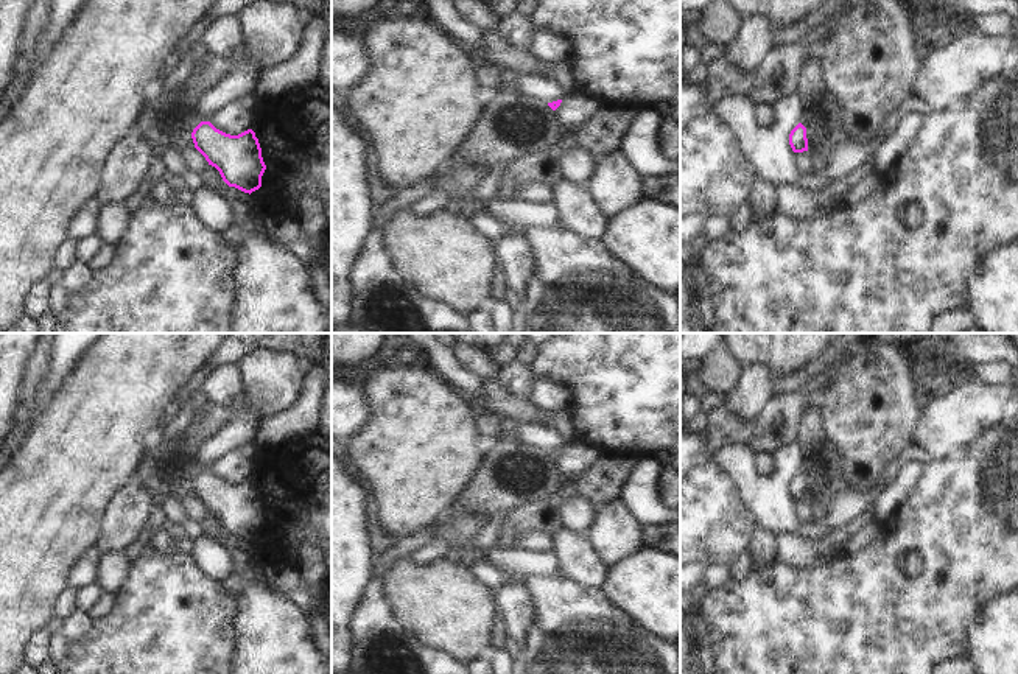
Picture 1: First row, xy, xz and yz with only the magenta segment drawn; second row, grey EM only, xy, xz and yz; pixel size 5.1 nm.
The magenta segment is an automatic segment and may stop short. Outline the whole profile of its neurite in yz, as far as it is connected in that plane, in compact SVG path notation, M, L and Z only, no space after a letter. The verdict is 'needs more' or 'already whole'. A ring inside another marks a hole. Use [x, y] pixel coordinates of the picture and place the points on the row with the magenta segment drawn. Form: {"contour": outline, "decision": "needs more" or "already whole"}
{"contour": "M802 123L791 131L789 145L794 153L808 151L806 128Z", "decision": "already whole"}

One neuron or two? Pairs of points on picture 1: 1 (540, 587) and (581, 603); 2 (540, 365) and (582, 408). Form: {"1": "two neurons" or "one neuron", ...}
{"1": "one neuron", "2": "one neuron"}

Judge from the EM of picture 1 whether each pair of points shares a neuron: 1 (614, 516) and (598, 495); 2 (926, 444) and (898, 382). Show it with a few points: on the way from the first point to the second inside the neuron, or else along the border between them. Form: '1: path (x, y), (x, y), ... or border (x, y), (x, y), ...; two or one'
1: border (617, 497), (596, 508); two
2: border (923, 411), (909, 444), (900, 456); two

